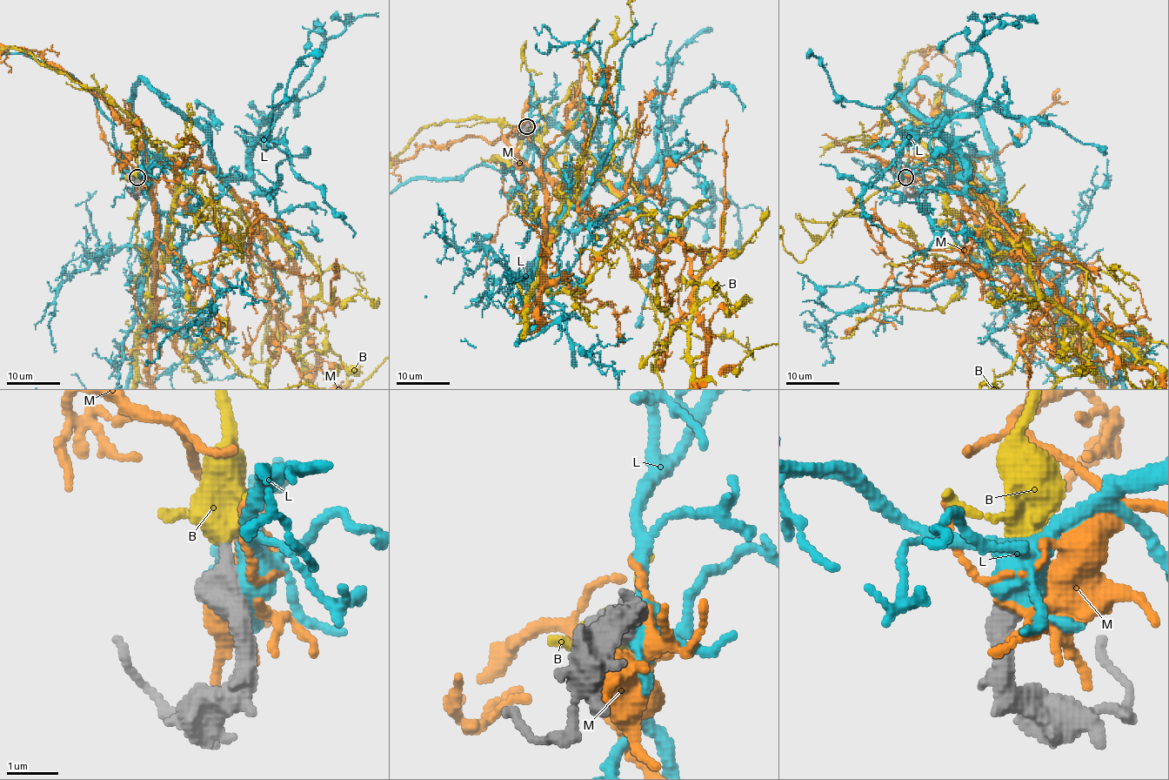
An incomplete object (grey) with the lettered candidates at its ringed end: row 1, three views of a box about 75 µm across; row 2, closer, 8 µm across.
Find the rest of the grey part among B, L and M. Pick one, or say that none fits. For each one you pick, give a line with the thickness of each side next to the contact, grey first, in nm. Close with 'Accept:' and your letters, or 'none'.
B: Thickness 500 nm (grey) against 360 nm
Accept: B

